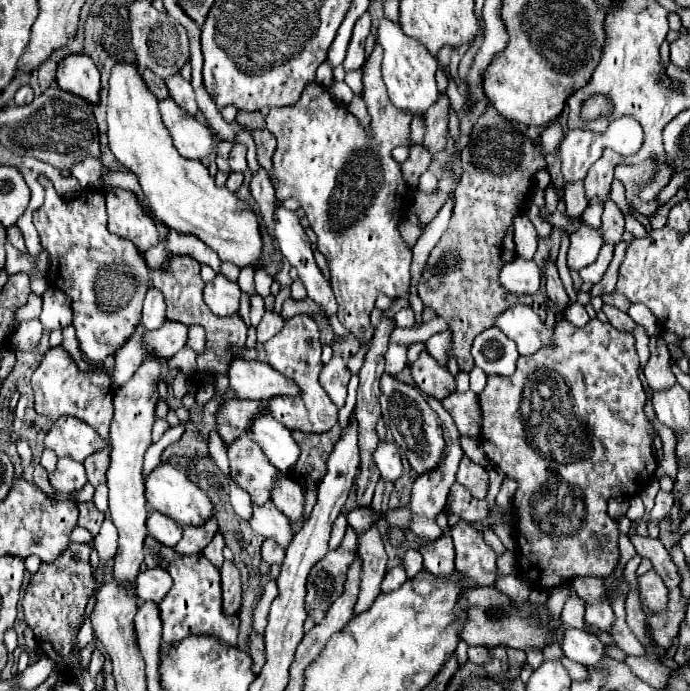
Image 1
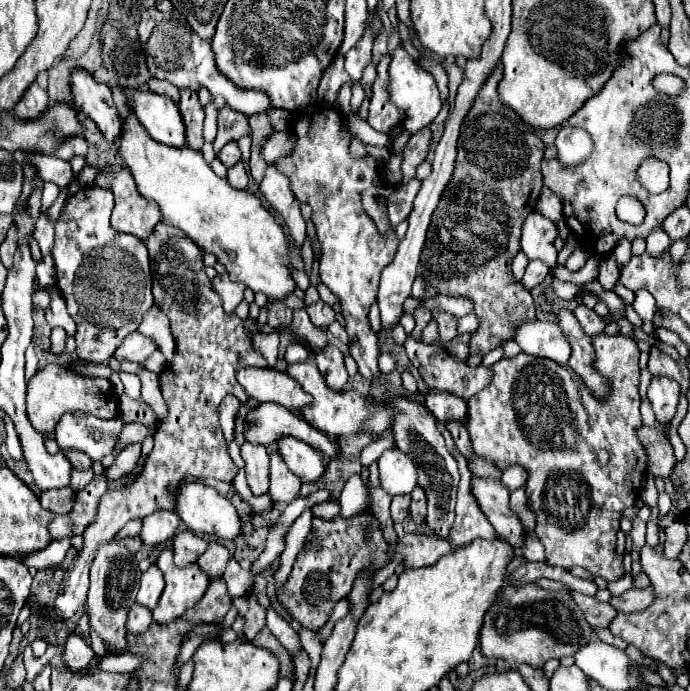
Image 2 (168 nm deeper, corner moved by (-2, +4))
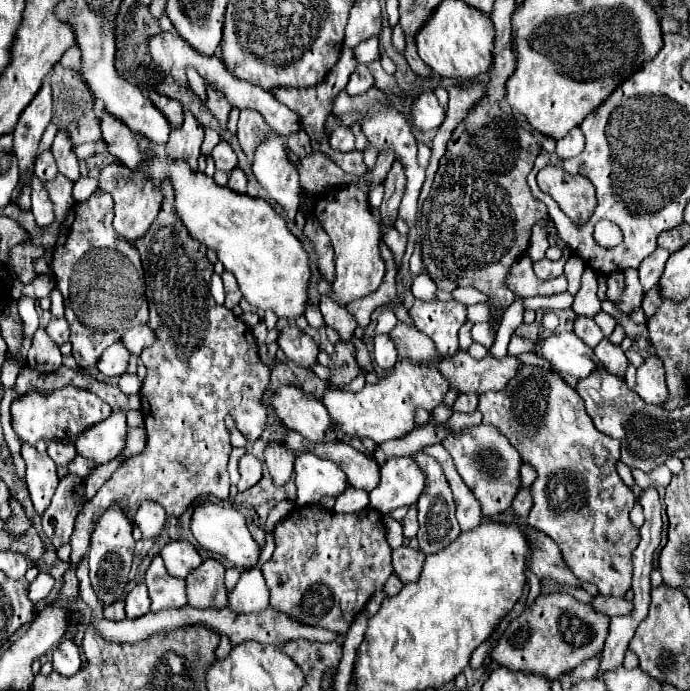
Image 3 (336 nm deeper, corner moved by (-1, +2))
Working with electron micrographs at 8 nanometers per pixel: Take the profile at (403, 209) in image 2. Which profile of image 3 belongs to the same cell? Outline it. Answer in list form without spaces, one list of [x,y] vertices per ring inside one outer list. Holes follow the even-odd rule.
[[[377,87],[371,89],[371,93],[363,93],[363,97],[347,97],[347,93],[343,91],[343,93],[339,93],[339,101],[335,101],[333,113],[347,111],[349,107],[359,107],[359,105],[365,107],[363,133],[365,133],[369,145],[375,147],[379,153],[391,151],[391,153],[395,155],[395,159],[401,161],[401,165],[403,165],[403,171],[405,171],[405,177],[407,177],[407,185],[405,185],[405,193],[403,193],[403,199],[401,199],[398,214],[407,223],[409,228],[414,228],[417,225],[417,204],[421,185],[423,185],[423,181],[425,181],[425,169],[417,163],[417,141],[415,141],[415,135],[413,135],[413,131],[411,131],[411,125],[407,123],[407,119],[405,119],[401,113],[395,113],[393,109],[379,107],[379,105],[377,105],[377,99],[379,99],[381,95],[383,95],[383,93],[381,93]]]

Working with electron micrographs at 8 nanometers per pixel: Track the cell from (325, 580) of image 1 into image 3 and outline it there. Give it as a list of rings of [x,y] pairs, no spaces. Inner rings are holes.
[[[323,505],[295,507],[275,527],[273,557],[261,567],[271,591],[271,605],[305,625],[319,625],[341,635],[365,609],[375,591],[393,573],[383,515],[371,507],[365,513],[341,515]]]

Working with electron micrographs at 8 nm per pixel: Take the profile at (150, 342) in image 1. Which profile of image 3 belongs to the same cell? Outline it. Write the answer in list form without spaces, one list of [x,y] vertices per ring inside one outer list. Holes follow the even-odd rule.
[[[115,343],[111,347],[105,349],[105,353],[101,355],[101,359],[97,361],[97,371],[103,377],[117,377],[123,375],[127,369],[127,361],[131,355],[127,355],[127,351],[123,349],[123,345]]]

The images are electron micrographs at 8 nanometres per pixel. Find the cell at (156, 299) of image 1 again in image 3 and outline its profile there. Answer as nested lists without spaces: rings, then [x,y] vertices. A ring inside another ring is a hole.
[[[137,325],[137,327],[129,329],[127,333],[123,333],[123,337],[121,337],[119,341],[127,347],[127,351],[129,351],[131,355],[139,355],[141,349],[147,347],[147,345],[151,345],[153,339],[155,339],[155,337],[153,337],[151,329],[147,329],[147,325]]]

